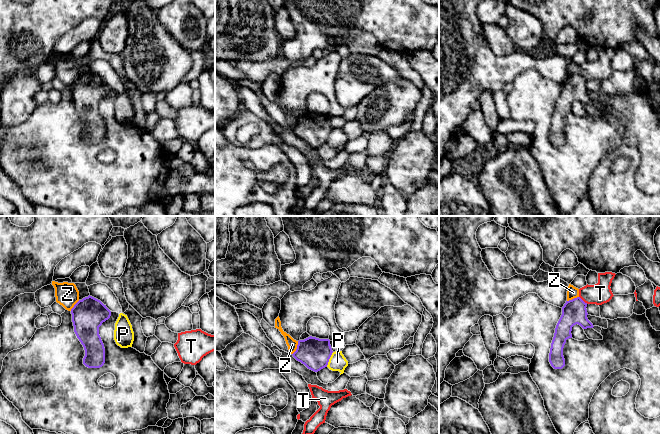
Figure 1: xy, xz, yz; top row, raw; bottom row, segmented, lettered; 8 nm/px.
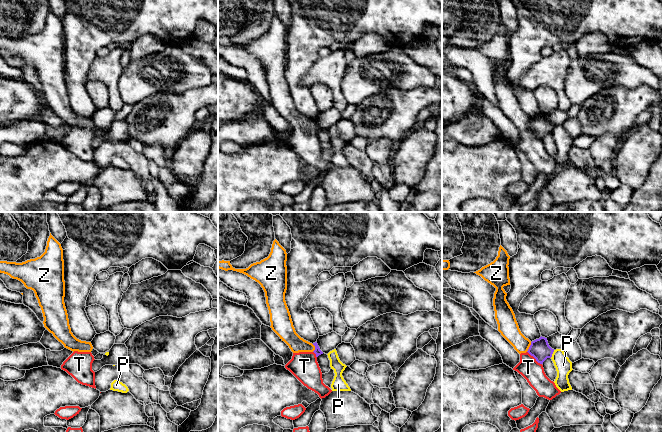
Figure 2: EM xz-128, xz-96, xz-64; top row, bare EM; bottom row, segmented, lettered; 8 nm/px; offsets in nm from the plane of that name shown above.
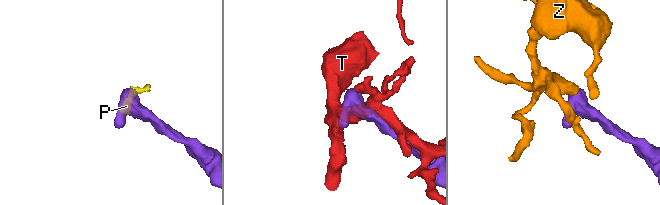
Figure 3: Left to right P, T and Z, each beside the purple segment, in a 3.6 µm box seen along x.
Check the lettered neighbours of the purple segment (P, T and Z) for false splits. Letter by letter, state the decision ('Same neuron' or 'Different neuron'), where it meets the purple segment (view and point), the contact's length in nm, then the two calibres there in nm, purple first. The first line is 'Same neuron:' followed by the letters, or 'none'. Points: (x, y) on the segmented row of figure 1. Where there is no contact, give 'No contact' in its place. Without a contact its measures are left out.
Same neuron: none
P: Different neuron. Touches purple at xz (329, 358). Shared border 130 nm. Thickness 240 nm (purple) against 140 nm
T: Different neuron. Touches purple at yz (582, 300). Shared border 90 nm. Thickness 200 nm (purple) against 170 nm
Z: Different neuron. Touches purple at xz (297, 348). Shared border 120 nm. Thickness 240 nm (purple) against 80 nm

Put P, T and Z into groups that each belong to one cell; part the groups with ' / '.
P / T Z

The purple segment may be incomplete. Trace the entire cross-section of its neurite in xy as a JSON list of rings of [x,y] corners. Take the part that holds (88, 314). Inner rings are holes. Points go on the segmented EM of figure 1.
[[[88,296],[79,300],[71,309],[74,332],[85,350],[83,364],[100,368],[105,363],[105,348],[99,327],[111,316],[111,311],[100,300]]]

